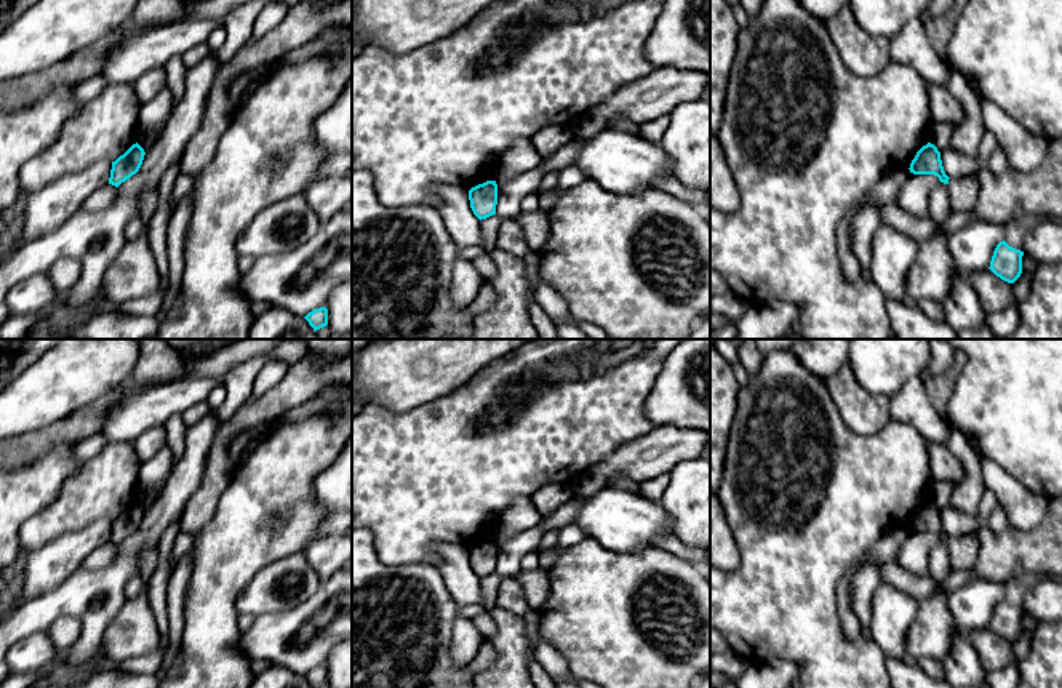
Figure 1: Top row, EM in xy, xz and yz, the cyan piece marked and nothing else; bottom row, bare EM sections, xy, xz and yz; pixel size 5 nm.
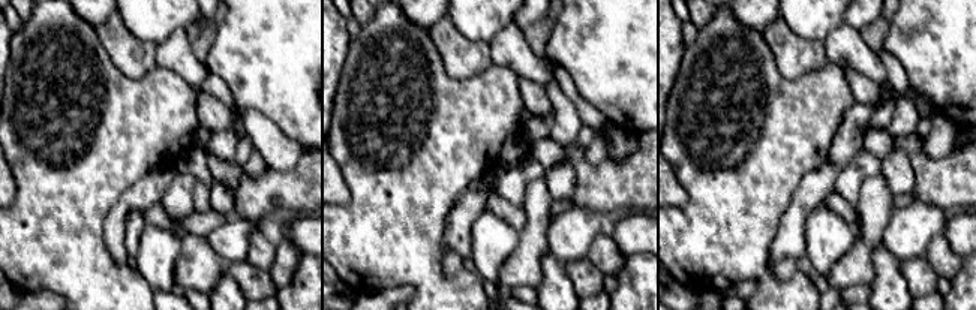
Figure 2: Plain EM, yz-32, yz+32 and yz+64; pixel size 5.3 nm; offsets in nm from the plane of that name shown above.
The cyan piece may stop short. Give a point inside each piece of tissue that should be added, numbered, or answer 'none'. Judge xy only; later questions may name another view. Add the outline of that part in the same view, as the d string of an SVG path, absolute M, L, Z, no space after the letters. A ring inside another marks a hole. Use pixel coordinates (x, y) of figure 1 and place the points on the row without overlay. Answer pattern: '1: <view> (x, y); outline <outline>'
none

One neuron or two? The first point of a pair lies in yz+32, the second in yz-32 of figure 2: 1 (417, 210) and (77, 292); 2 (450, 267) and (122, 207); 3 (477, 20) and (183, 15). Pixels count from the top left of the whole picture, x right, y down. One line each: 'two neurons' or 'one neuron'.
1: one neuron
2: one neuron
3: one neuron

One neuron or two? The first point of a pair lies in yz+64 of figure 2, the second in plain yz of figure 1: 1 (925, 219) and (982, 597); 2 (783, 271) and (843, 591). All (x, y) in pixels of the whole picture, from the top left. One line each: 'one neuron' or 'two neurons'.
1: one neuron
2: one neuron

